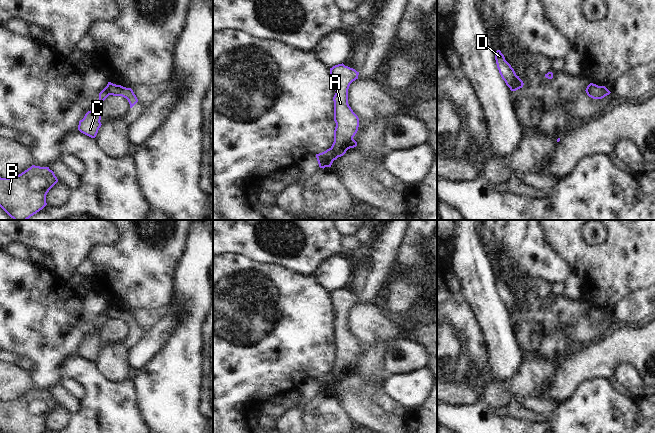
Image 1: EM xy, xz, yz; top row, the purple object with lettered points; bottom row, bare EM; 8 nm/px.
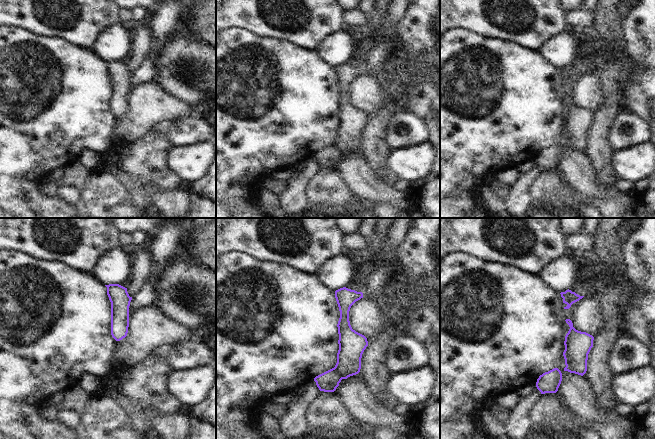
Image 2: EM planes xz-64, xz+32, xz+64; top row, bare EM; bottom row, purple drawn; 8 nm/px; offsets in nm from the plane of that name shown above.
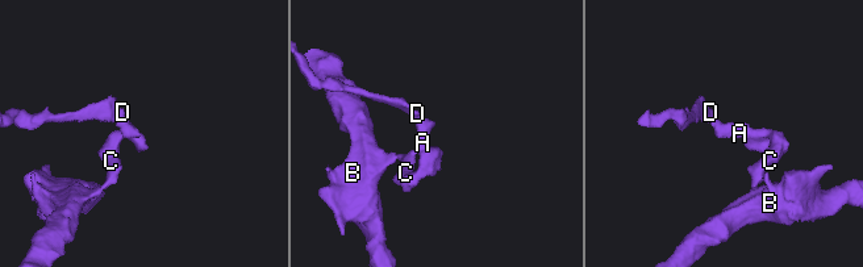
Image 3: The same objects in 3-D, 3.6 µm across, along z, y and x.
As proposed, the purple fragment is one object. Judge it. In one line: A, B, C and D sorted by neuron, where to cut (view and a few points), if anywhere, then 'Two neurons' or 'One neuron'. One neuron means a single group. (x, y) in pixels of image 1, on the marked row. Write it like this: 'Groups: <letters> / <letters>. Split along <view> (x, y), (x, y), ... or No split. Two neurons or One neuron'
Groups: A D / B C. Split along xy (106, 86), (110, 94). Two neurons

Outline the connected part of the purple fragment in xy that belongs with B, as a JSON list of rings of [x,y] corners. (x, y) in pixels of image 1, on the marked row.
[[[32,165],[11,178],[0,177],[0,207],[14,220],[28,220],[46,205],[46,195],[58,182],[49,167]]]

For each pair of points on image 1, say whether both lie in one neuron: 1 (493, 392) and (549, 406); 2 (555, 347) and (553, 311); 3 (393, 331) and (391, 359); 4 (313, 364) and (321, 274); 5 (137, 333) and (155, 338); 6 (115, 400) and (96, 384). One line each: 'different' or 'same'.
1: different
2: same
3: different
4: different
5: different
6: same

